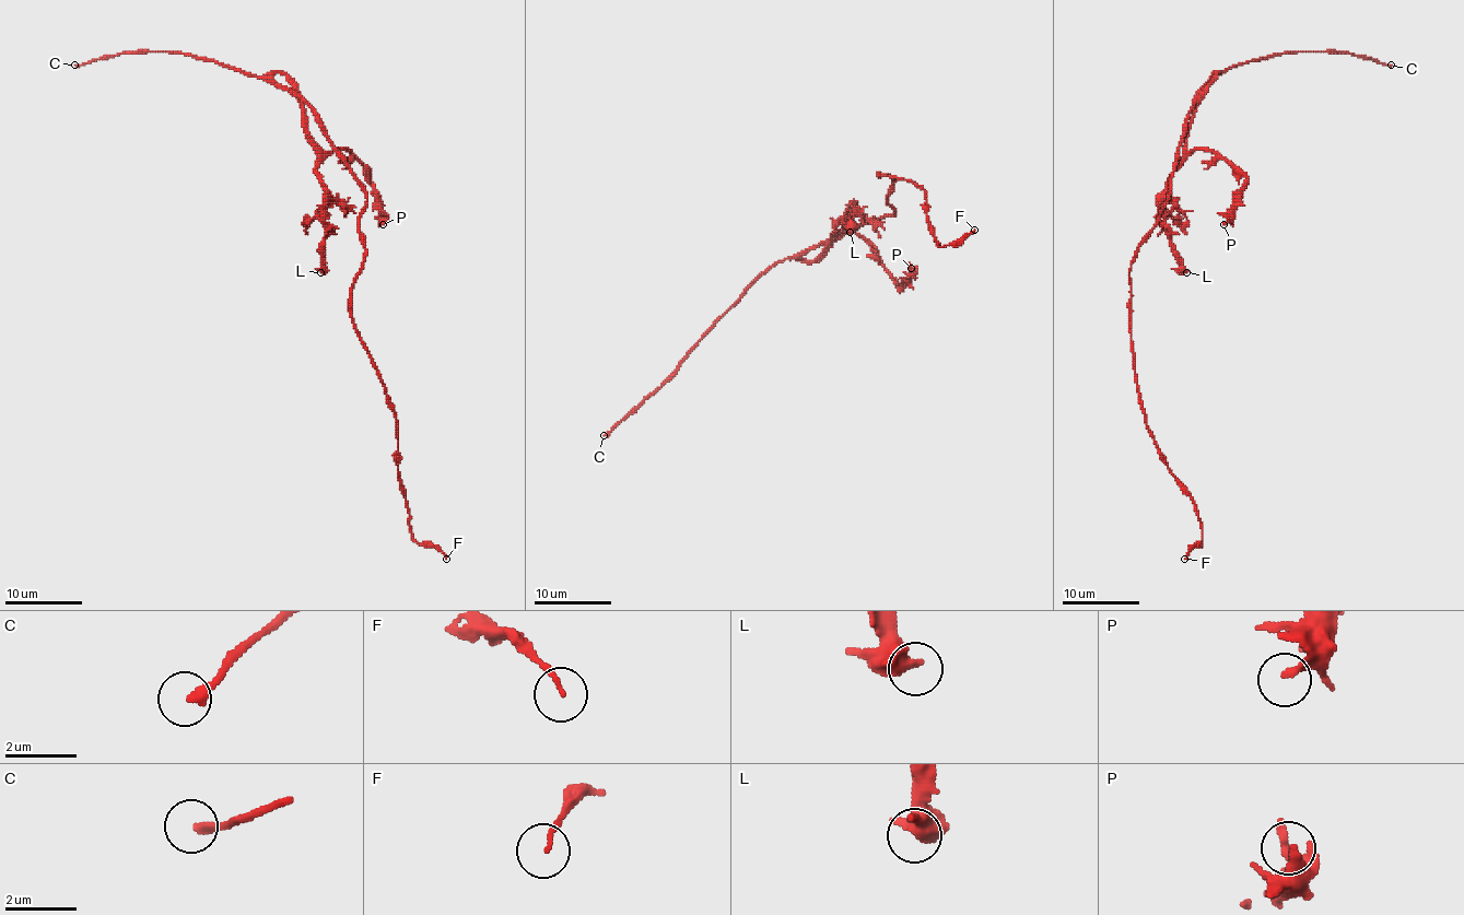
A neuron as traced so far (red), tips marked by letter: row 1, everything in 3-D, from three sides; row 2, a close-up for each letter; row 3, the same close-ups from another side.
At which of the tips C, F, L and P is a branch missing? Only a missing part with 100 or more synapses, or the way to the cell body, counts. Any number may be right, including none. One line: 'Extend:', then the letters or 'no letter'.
Extend: C

